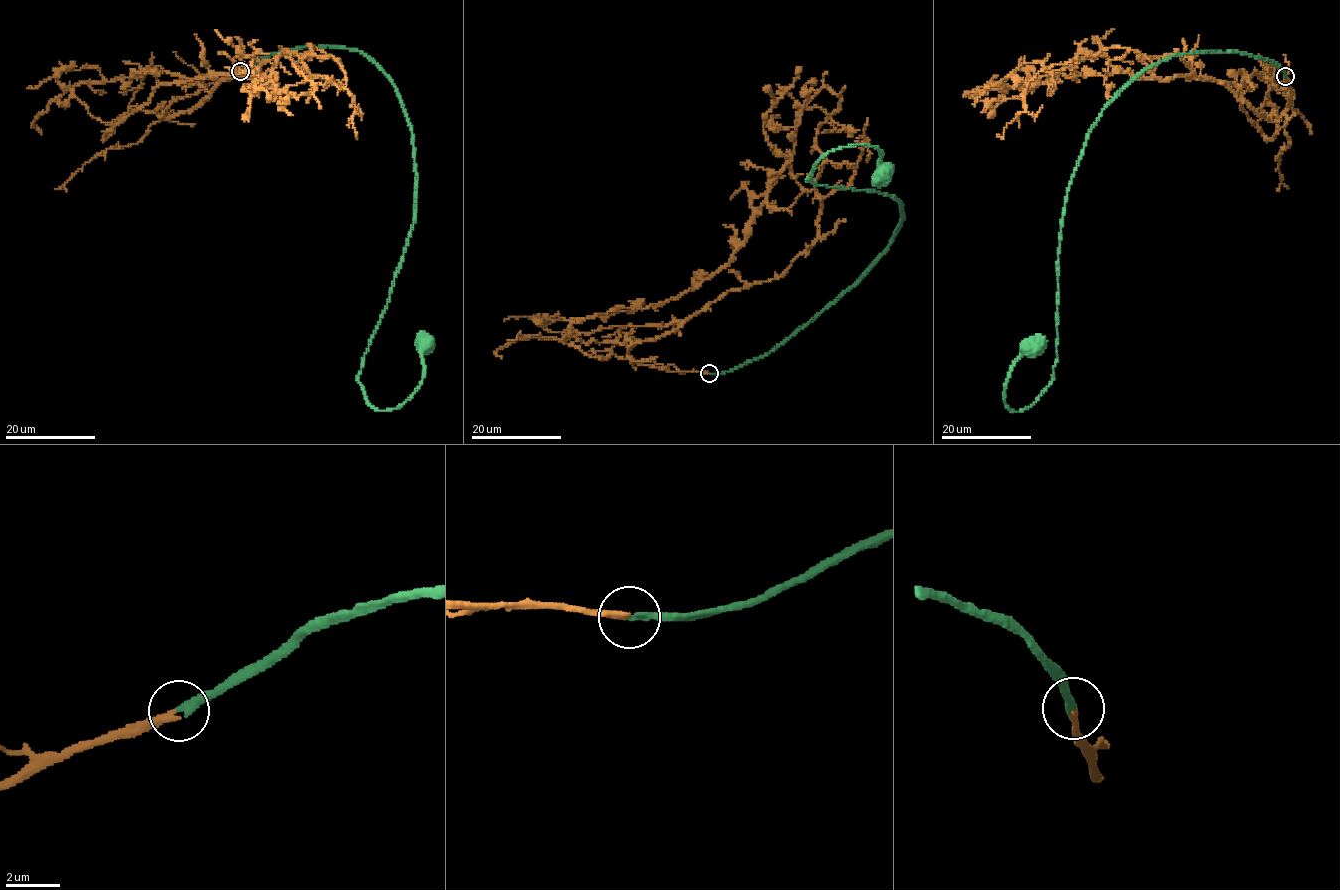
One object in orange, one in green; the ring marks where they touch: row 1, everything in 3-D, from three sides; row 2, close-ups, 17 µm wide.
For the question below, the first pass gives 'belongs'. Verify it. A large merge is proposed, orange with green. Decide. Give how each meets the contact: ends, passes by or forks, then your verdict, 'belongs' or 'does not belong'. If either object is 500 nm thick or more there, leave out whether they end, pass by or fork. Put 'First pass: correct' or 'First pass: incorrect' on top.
First pass: correct
orange ends; green ends; belongs

